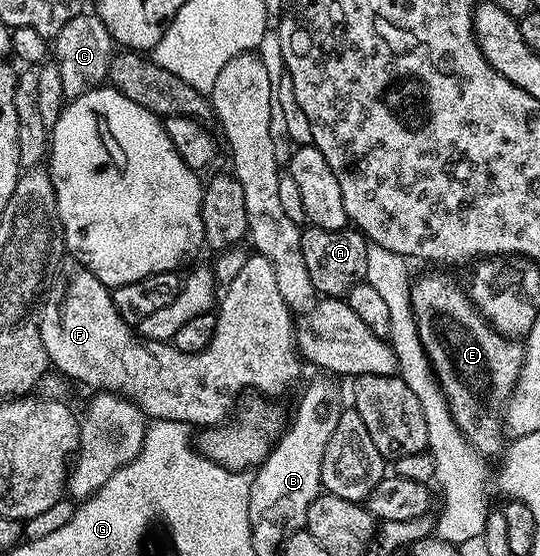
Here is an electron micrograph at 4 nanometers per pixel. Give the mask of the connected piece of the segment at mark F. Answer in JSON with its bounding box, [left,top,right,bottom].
[38,253,304,427]

